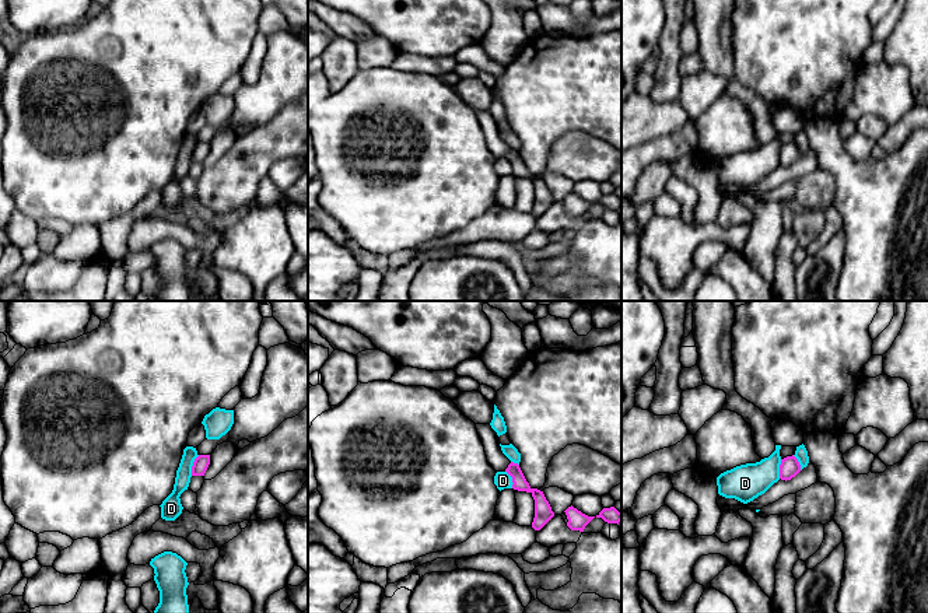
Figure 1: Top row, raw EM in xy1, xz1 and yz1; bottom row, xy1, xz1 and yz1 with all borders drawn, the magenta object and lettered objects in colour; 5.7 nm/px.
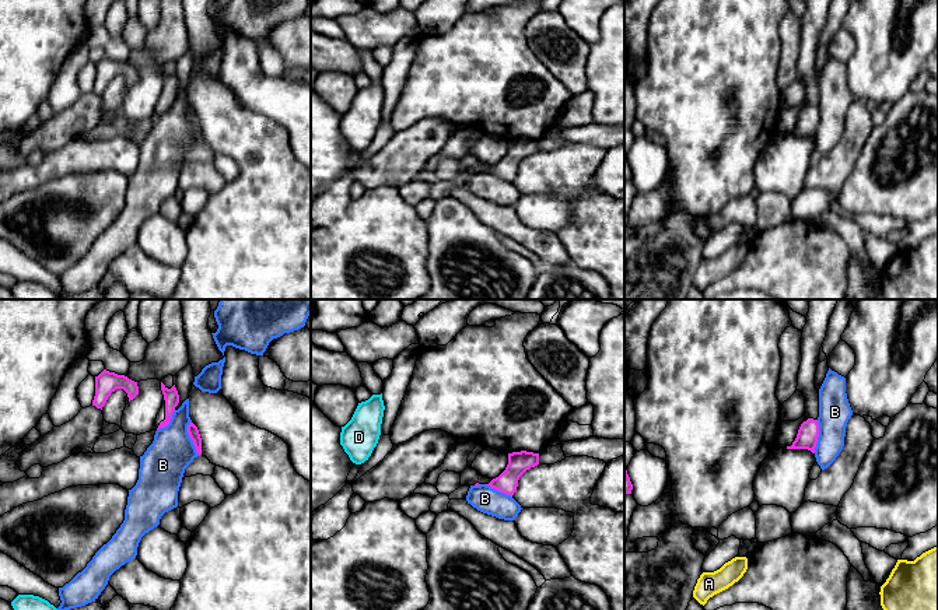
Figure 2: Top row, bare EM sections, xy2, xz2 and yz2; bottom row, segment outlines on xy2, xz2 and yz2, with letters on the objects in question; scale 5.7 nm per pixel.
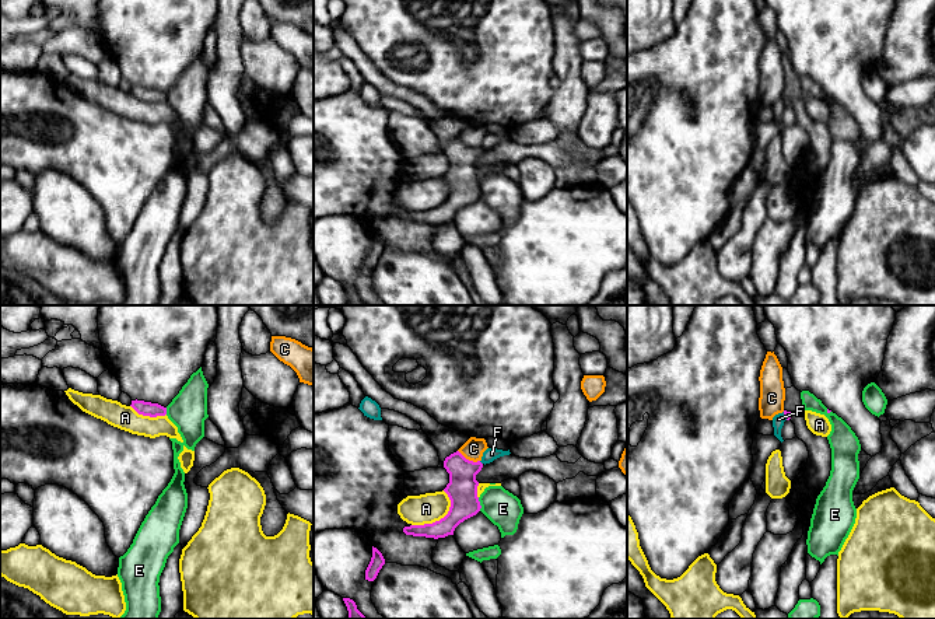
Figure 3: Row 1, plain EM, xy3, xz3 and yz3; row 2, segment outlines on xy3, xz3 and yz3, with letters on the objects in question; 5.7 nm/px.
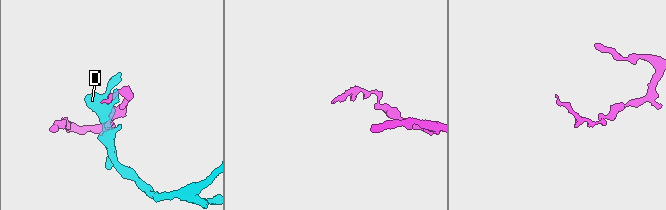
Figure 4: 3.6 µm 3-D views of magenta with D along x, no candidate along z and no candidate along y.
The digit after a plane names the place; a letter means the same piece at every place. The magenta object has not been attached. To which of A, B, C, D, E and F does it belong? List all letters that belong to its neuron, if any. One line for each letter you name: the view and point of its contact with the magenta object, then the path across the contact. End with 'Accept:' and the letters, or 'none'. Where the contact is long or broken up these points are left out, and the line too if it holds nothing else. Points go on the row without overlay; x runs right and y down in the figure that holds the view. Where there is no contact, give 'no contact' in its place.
A: xz3 (440, 206)
Accept: A

